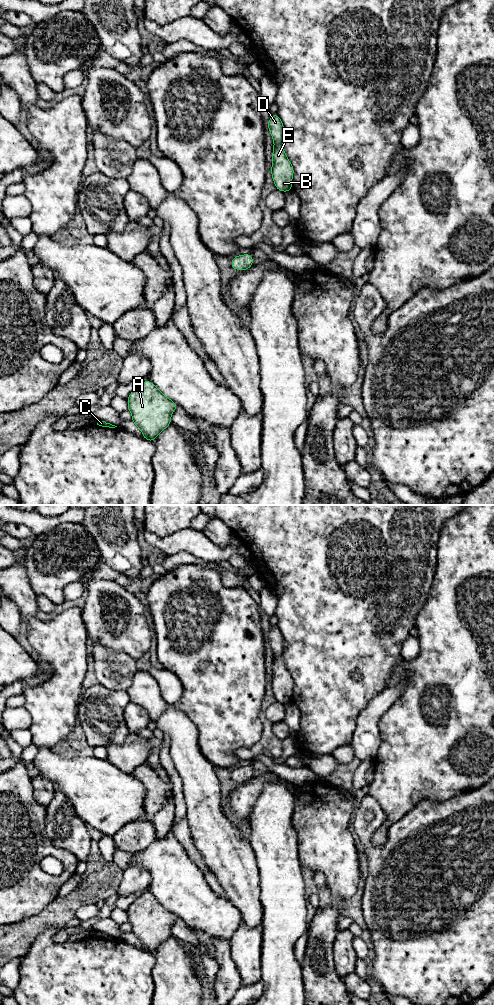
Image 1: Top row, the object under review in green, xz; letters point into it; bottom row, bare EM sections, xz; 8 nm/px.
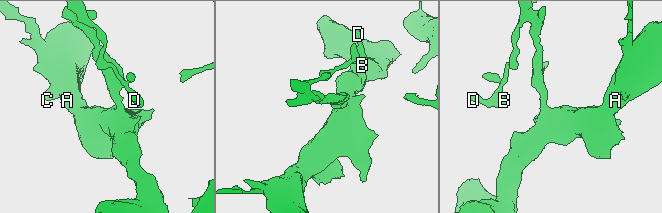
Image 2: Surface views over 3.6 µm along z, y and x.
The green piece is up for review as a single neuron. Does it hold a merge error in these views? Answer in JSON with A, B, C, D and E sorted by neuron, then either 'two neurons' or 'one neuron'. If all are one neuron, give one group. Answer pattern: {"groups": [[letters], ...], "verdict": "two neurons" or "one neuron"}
{"groups": [["A", "B", "C", "D", "E"]], "verdict": "one neuron"}

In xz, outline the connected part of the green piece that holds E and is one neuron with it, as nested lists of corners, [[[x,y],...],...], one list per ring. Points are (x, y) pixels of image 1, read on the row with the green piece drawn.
[[[272,114],[267,127],[274,140],[271,169],[274,184],[277,190],[289,192],[292,187],[294,169],[282,148],[284,138],[283,123],[278,115]]]

